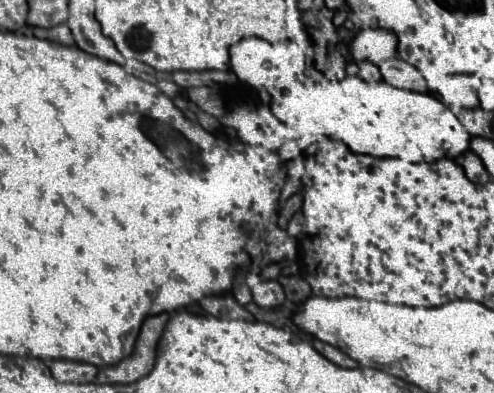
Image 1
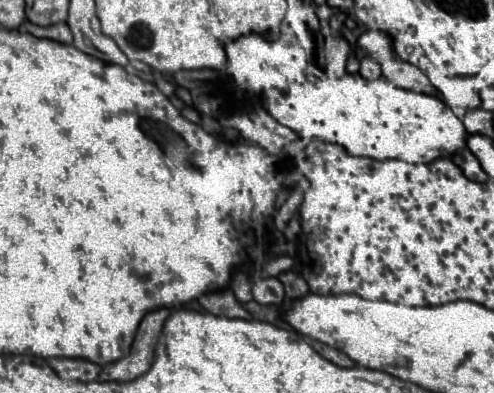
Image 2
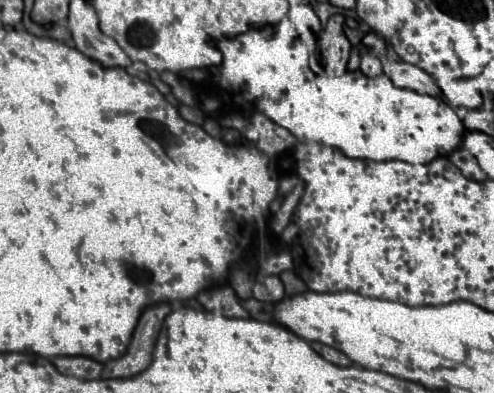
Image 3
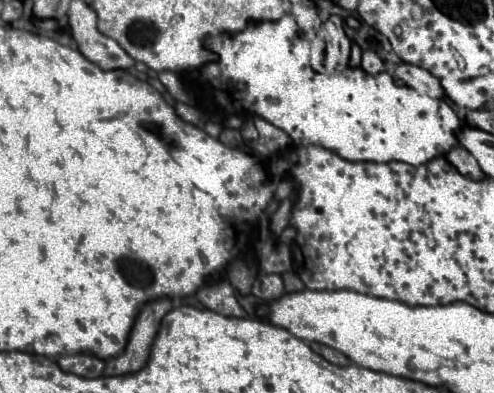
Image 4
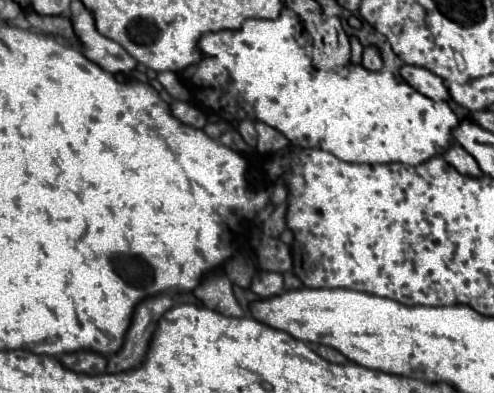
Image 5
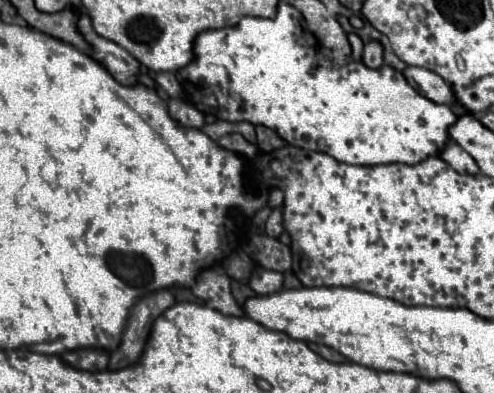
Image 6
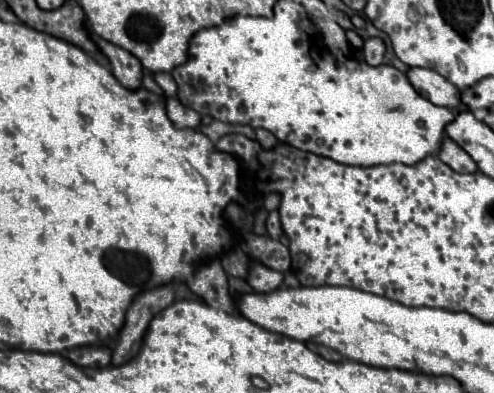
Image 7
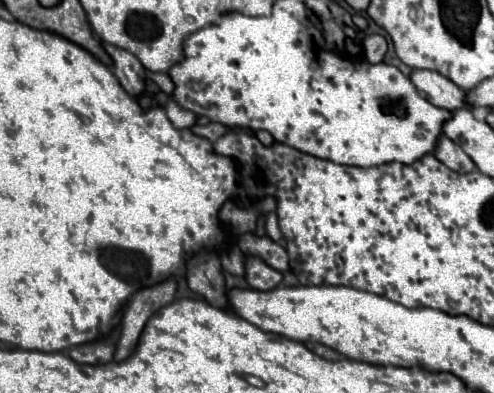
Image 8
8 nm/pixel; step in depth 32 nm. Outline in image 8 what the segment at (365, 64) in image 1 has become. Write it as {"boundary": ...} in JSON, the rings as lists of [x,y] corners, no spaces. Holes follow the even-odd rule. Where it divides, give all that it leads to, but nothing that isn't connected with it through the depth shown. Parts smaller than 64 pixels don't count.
{"boundary":[[[370,34],[364,38],[364,54],[366,54],[366,60],[372,62],[372,64],[378,64],[382,62],[386,50],[388,50],[388,42],[382,34]]]}

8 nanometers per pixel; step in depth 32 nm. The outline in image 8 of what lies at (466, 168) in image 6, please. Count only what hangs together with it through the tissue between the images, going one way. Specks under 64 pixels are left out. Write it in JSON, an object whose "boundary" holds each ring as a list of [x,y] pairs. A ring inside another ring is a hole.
{"boundary":[[[444,134],[438,138],[438,144],[434,148],[434,156],[446,164],[448,168],[452,168],[454,172],[472,172],[474,170],[474,162],[470,160],[470,156],[458,146],[454,144],[450,138],[446,138]]]}

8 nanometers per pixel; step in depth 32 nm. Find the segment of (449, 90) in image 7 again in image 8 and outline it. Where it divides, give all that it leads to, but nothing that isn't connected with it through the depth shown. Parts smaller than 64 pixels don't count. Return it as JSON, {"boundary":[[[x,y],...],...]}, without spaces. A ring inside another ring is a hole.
{"boundary":[[[414,70],[414,76],[410,80],[414,80],[418,92],[438,108],[452,112],[468,106],[468,102],[464,100],[464,90],[452,84],[452,80],[440,76],[438,72]]]}

